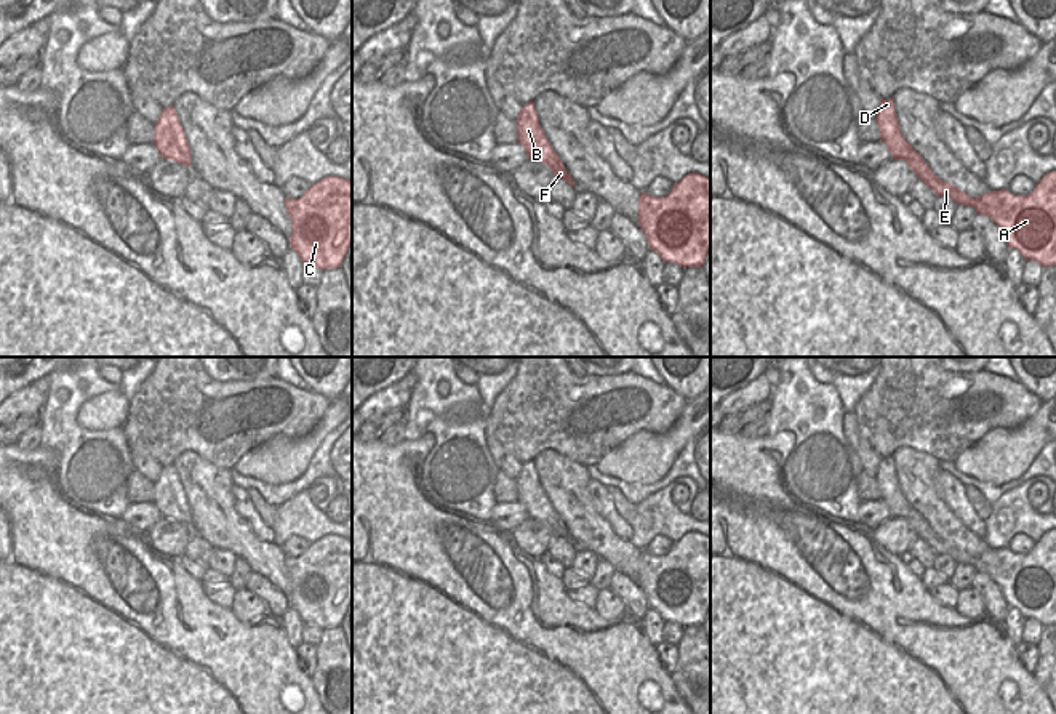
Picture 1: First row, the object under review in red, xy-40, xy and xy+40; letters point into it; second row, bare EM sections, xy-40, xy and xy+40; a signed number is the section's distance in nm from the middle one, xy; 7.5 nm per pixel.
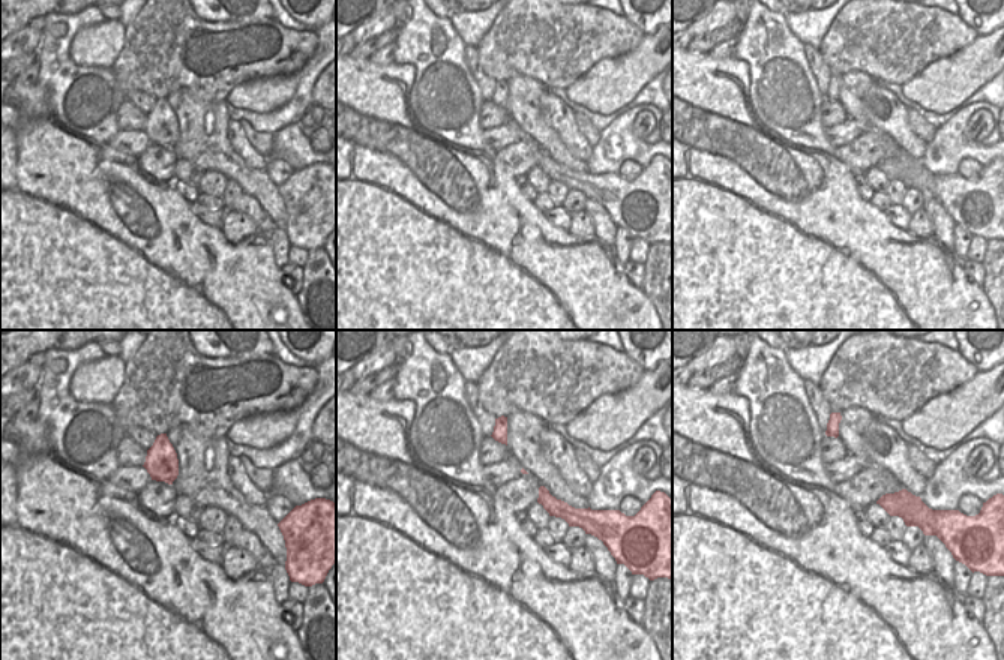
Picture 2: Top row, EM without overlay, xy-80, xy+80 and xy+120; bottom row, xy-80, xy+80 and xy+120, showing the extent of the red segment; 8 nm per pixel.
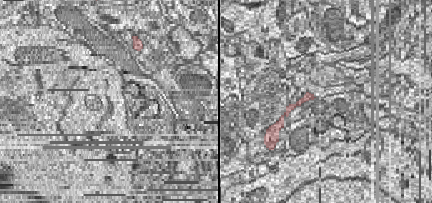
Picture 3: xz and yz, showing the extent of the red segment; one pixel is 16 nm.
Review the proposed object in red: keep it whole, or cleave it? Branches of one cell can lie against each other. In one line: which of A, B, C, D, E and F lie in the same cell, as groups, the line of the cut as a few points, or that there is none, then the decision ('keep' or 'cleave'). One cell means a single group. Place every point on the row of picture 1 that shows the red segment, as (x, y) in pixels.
A B C D E F; no cut; keep

